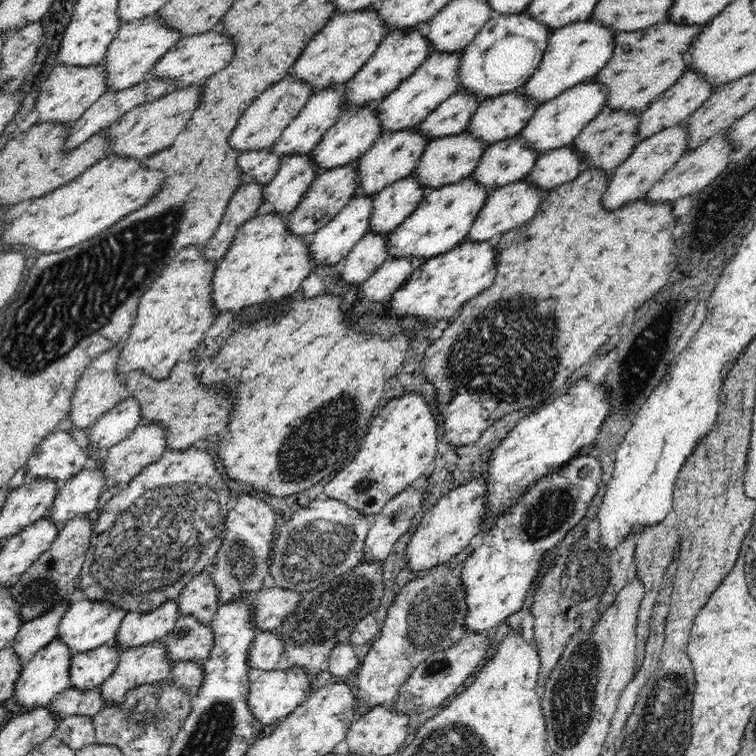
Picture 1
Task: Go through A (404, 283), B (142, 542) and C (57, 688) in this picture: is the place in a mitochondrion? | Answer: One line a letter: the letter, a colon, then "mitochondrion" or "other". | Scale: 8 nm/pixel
A: other
B: mitochondrion
C: other

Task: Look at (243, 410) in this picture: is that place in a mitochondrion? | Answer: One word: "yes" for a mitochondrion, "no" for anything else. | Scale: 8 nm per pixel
no

